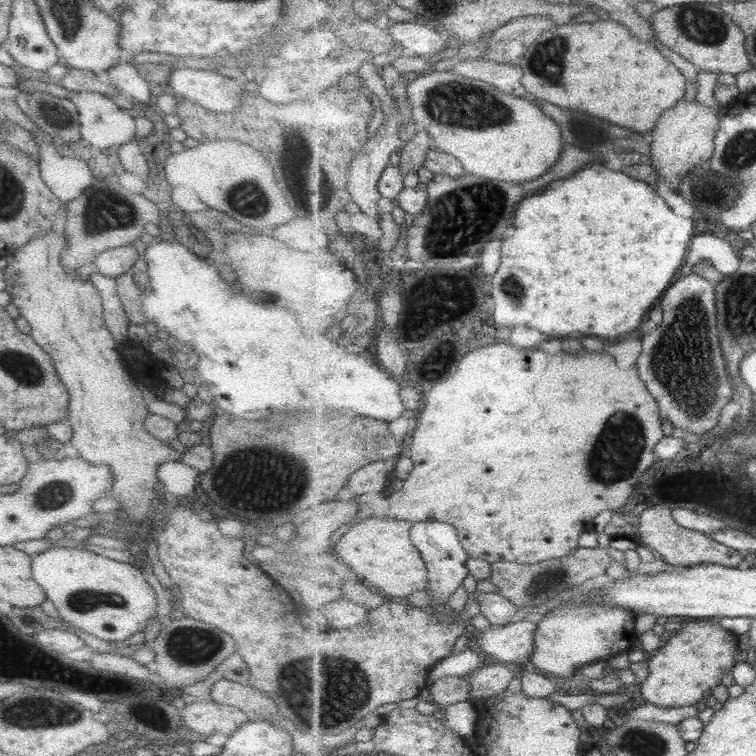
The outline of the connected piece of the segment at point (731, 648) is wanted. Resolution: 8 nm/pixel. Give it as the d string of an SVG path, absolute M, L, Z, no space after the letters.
M688 620L685 628L679 632L672 633L669 641L664 641L661 647L654 653L653 658L649 660L649 676L642 683L640 691L643 698L650 704L658 707L685 707L695 706L697 702L705 699L716 686L721 685L721 680L725 674L732 672L738 663L737 654L739 646L737 645L738 635L729 632L725 626L718 624L714 620Z

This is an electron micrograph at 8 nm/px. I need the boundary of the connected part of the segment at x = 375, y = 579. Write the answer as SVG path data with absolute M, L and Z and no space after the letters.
M369 513L365 518L369 520L347 532L347 540L343 540L343 556L347 556L347 564L351 564L359 576L393 596L408 598L415 592L425 591L430 584L430 574L422 554L411 540L410 532L414 523Z

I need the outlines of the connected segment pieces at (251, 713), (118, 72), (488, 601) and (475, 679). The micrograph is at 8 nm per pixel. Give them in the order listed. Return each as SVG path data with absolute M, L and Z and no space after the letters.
M229 676L228 680L217 680L211 686L209 696L213 698L213 702L238 708L249 721L256 721L259 716L267 716L267 714L273 714L277 710L271 698L263 696L255 688L229 682Z
M121 61L117 66L106 71L113 86L119 90L125 90L129 96L147 102L149 100L149 88L147 82L139 76L132 61Z
M475 591L469 596L469 599L471 598L479 603L483 617L490 622L491 626L507 626L521 616L518 606L499 592L485 594Z
M508 663L482 666L469 676L470 698L476 703L479 699L488 699L508 691L511 681L515 680L522 667Z

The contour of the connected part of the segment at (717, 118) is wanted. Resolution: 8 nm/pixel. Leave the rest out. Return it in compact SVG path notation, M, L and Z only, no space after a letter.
M682 99L674 108L663 114L653 132L655 138L651 140L652 156L648 159L659 176L659 183L667 181L673 188L677 188L681 176L685 176L695 167L701 168L711 162L716 149L716 137L722 122L722 113L723 109L716 111L709 106L703 106L697 100L689 102Z

